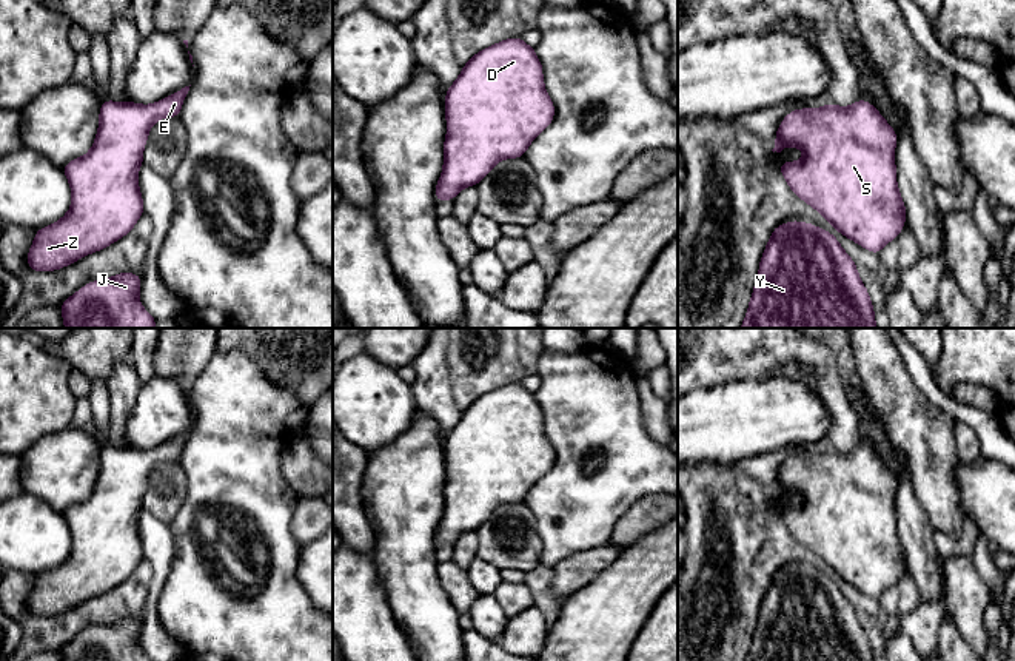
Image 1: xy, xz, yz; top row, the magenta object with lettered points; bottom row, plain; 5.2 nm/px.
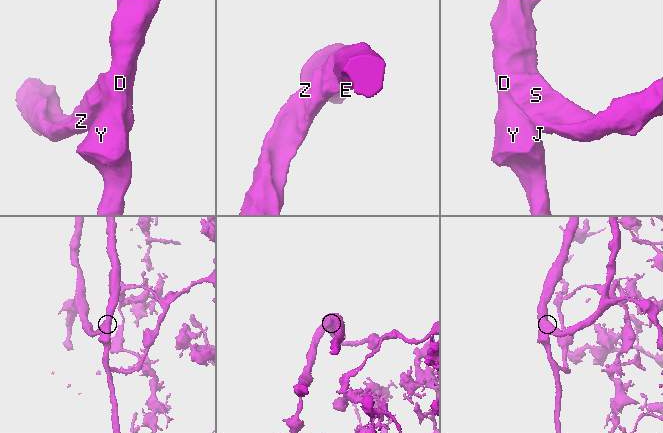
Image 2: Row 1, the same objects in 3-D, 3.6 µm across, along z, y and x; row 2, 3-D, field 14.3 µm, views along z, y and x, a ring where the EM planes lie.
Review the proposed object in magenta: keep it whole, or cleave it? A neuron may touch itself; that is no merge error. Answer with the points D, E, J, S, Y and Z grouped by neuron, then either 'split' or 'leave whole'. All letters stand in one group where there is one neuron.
D E J S Y Z | leave whole

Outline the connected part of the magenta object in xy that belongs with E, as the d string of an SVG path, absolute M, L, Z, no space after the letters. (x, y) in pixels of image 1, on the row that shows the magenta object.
M185 86L152 105L131 100L117 103L111 99L102 102L94 145L86 156L69 160L63 166L71 185L71 208L59 222L35 231L28 251L28 270L55 271L106 248L132 230L145 213L137 171L143 165L142 156L149 129L159 119L179 117L188 91L189 86Z

